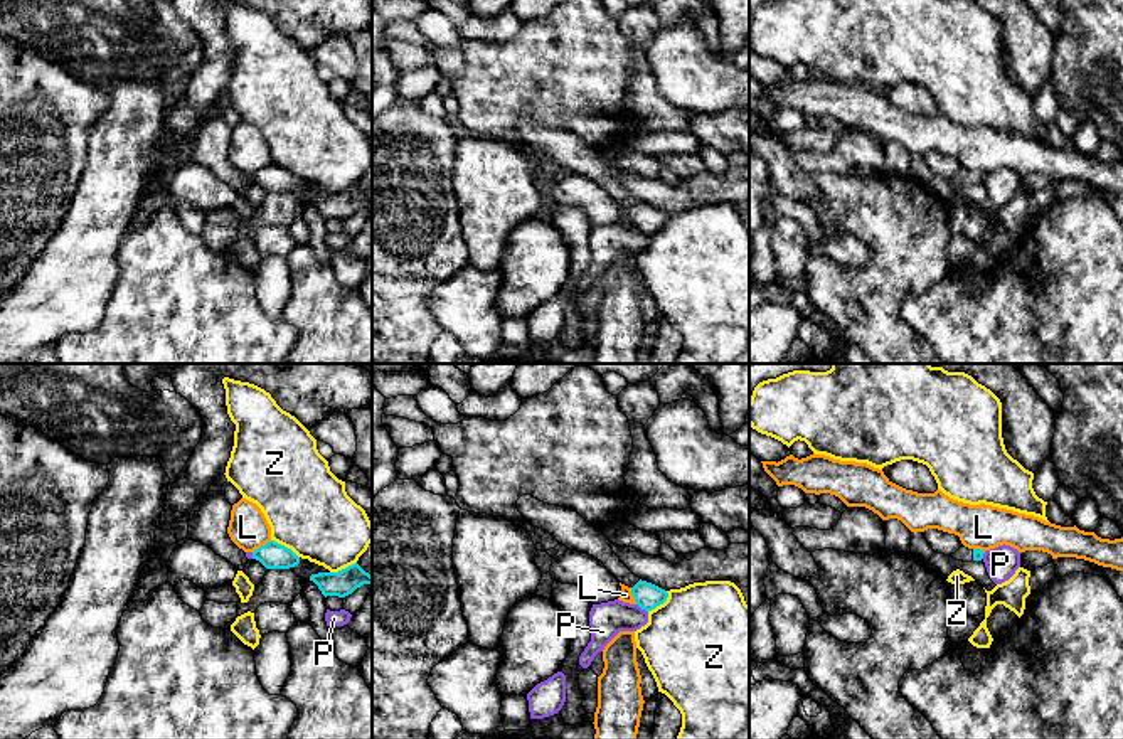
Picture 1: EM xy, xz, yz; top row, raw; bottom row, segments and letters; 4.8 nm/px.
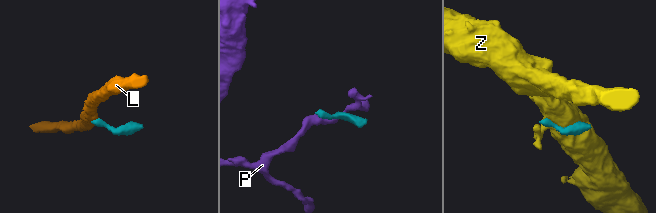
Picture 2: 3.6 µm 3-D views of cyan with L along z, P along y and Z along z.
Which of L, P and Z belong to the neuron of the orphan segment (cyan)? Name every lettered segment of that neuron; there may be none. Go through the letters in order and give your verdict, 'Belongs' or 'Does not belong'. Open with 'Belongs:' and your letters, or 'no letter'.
Belongs: no letter
L: Does not belong
P: Does not belong
Z: Does not belong

